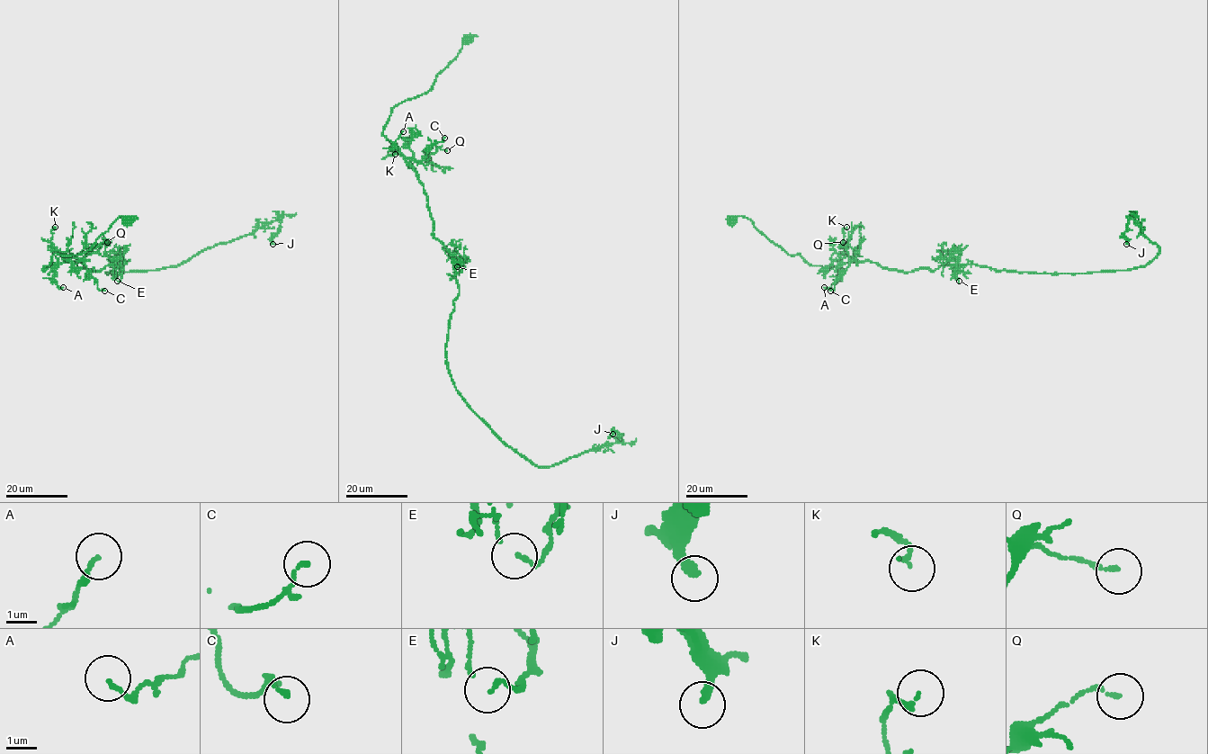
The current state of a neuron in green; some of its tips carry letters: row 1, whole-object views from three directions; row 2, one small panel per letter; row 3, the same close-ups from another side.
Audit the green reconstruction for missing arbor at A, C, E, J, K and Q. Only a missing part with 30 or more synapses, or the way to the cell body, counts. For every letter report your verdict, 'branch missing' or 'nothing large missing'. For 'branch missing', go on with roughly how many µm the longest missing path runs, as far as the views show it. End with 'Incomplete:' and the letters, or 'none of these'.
A: nothing large missing
C: nothing large missing
E: nothing large missing
J: nothing large missing
K: nothing large missing
Q: nothing large missing
Incomplete: none of these

